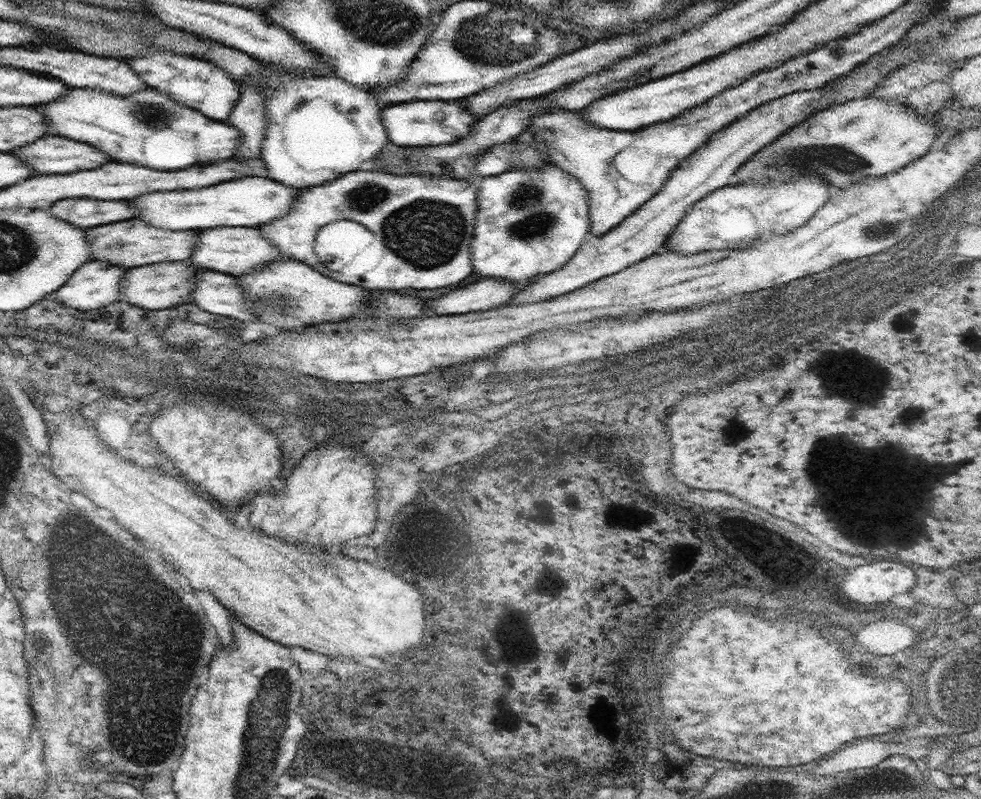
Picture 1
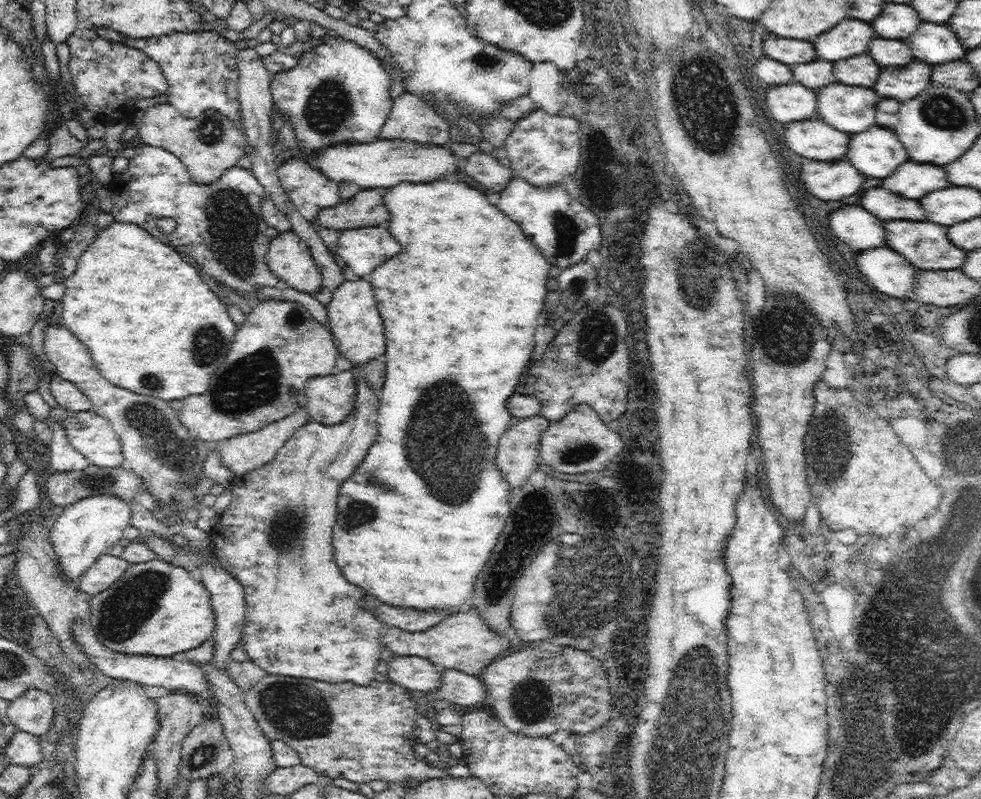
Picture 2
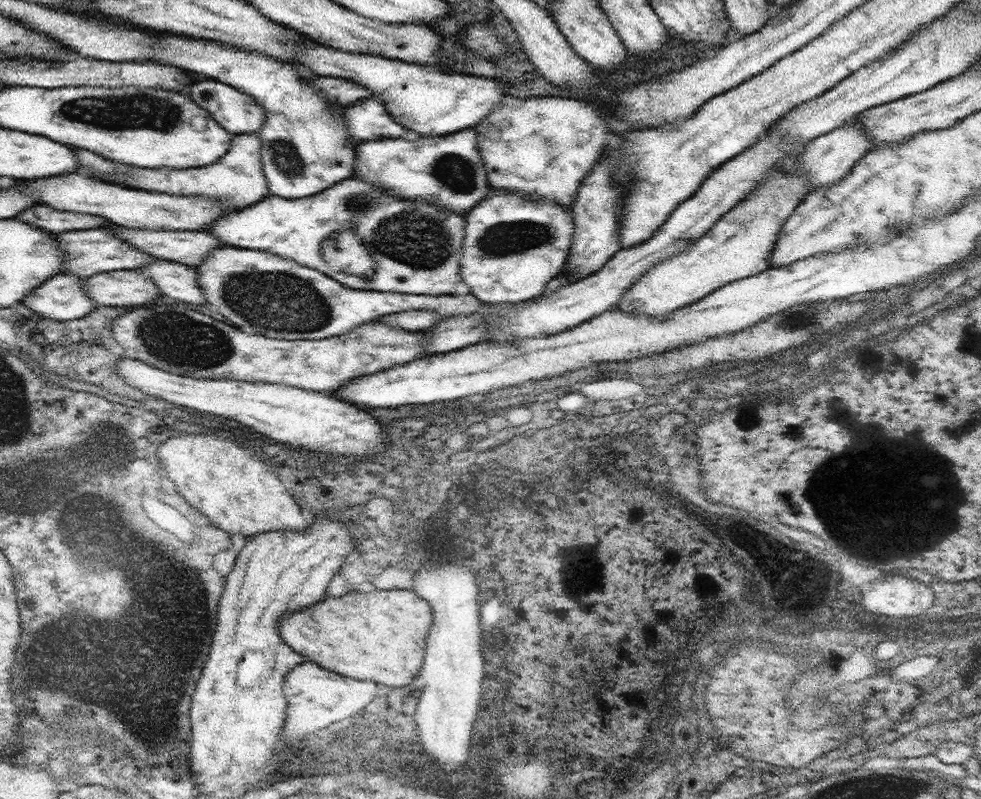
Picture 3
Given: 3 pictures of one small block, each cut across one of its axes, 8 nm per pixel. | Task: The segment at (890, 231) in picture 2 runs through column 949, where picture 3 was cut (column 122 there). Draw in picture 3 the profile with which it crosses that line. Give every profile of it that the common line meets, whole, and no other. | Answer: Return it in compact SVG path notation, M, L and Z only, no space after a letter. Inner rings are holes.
M106 228L62 232L62 234L58 234L58 242L62 244L62 250L66 252L62 272L70 272L70 274L76 274L82 278L88 278L88 276L94 276L100 272L110 272L110 270L132 270L132 268L140 268L144 264L154 262L154 256L130 246L118 234L114 234L112 230L106 230Z

